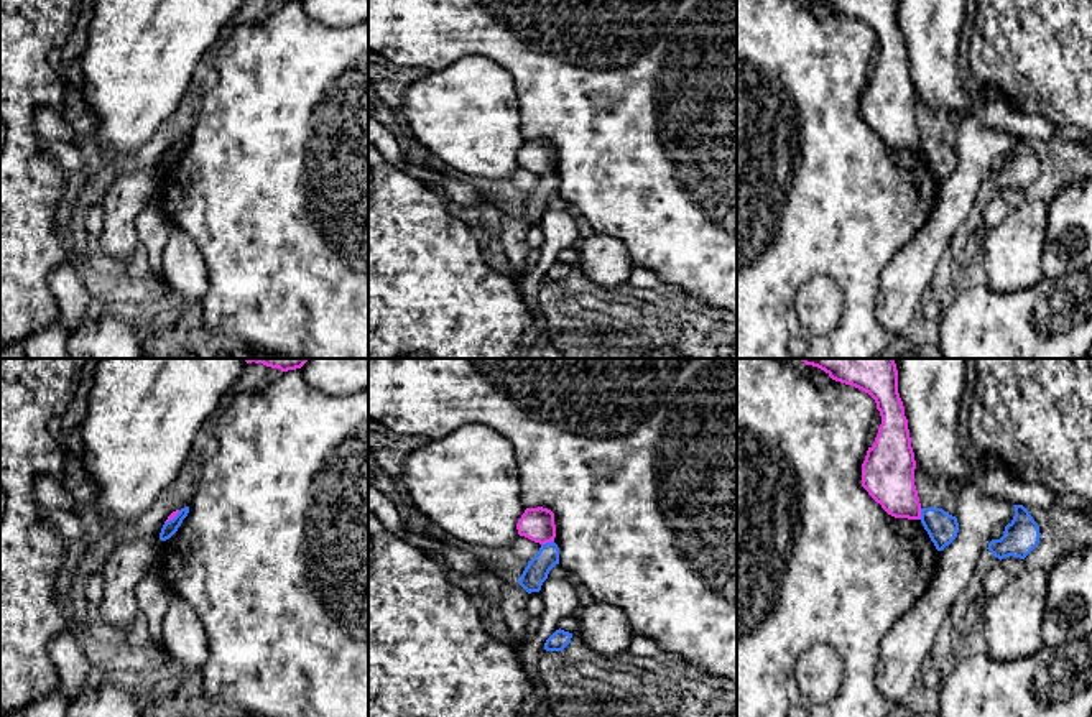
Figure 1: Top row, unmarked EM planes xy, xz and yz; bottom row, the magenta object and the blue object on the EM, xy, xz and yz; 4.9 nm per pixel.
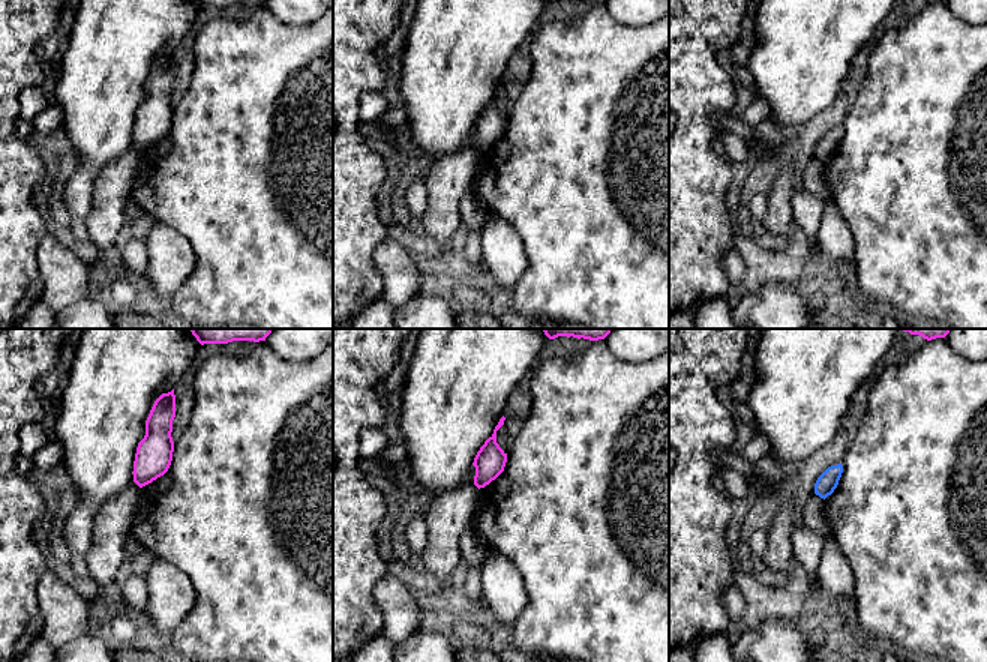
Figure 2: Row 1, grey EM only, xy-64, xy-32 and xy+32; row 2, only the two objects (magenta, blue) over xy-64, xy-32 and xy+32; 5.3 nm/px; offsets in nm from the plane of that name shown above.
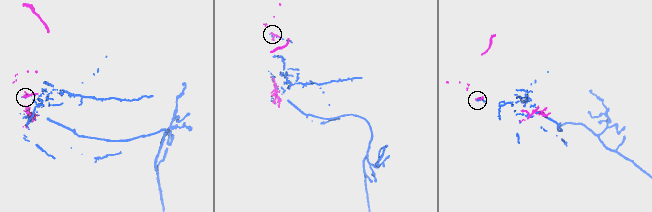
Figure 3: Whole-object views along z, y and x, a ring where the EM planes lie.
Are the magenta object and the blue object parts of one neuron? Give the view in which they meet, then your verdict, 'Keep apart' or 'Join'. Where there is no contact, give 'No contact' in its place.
Touches magenta in xz. Keep apart

